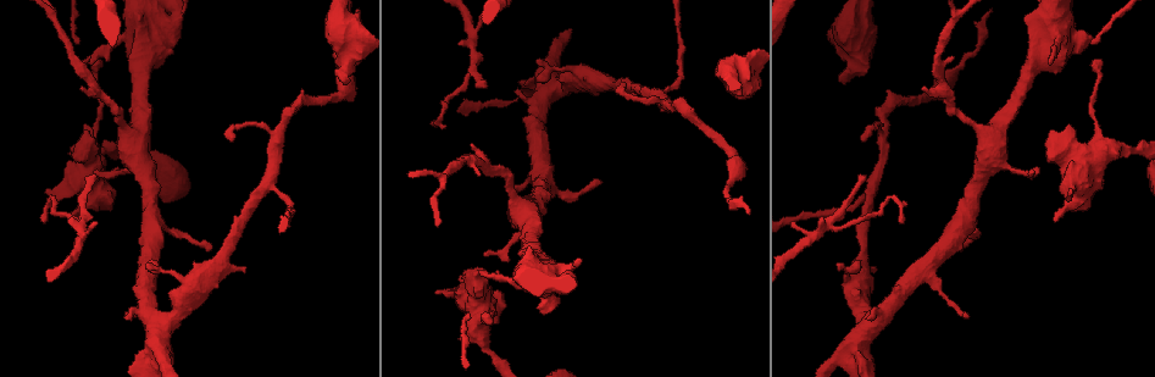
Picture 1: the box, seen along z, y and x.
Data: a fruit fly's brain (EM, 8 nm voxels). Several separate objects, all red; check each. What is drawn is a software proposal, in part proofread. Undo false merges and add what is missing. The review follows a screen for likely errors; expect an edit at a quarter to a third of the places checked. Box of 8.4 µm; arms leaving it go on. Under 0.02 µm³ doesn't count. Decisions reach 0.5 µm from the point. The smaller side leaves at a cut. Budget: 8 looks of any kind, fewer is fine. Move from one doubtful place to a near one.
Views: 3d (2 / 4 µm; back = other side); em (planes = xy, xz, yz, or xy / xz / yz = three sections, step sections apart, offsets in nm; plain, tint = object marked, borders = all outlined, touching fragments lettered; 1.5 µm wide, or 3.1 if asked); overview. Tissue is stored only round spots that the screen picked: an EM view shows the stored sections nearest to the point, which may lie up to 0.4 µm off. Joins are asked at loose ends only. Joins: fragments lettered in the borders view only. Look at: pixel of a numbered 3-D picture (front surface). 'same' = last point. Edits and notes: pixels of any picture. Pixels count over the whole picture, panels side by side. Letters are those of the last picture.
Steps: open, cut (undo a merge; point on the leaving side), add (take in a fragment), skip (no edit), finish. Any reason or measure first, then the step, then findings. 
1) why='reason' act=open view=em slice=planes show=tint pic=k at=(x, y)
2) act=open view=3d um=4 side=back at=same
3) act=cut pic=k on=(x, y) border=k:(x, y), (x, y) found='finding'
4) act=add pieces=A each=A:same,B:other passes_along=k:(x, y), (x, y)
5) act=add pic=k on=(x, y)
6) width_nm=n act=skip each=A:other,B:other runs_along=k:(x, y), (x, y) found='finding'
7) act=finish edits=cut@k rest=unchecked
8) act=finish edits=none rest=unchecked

why='stops while still wide' act=open view=3d um=2 pic=1 at=(346, 84)

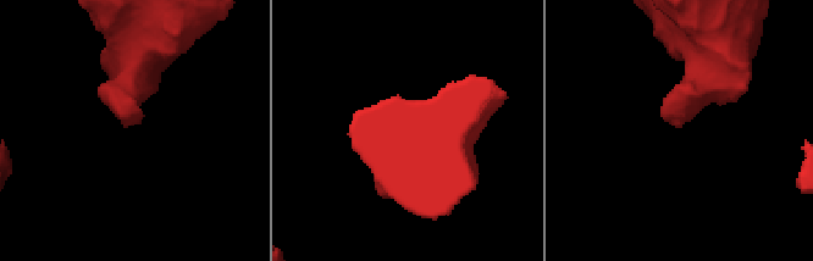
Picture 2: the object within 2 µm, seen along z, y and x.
why='now the EM' act=open view=em slice=planes show=borders pic=2 at=(129, 121)

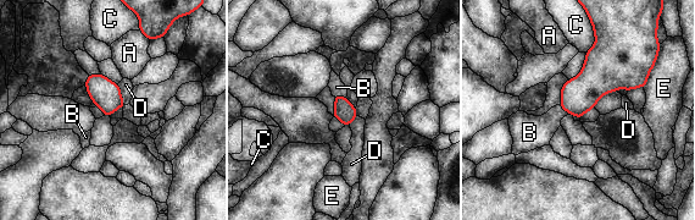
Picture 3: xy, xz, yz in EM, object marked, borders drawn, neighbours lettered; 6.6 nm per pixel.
longest_contact=C:180nm act=add pieces=B each=A:other,B:same,C:other,D:other,E:other passes_along=3:(344, 111), (340, 95), (337, 87) found='the neuron continues'

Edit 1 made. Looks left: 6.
why='a narrow waist' act=open view=em slice=planes show=borders pic=1 at=(966, 55)

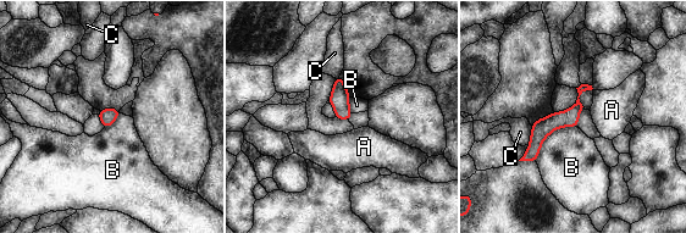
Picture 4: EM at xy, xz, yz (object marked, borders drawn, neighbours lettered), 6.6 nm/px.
longest_contact=B:360nm act=skip each=A:other,B:other,C:other border=4:(532, 126), (527, 143) found='one neuron here'

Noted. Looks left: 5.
act=open view=3d um=4 side=back pic=1 at=(472, 50)

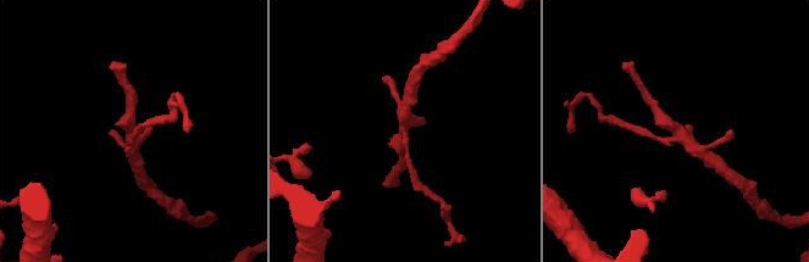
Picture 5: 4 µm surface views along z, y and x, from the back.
why='shape alone is not enough' act=open view=em slice=planes show=borders pic=5 at=(675, 130)

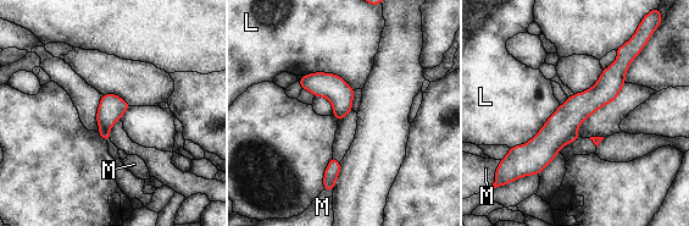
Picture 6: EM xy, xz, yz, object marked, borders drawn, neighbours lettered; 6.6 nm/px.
act=cut pic=6 on=(105, 134) each=L:other,M:other border=6:(100, 127), (107, 131) found='a second neuron is stuck on'

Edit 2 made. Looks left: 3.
act=finish edits=add@3,cut@6 rest=unchecked

